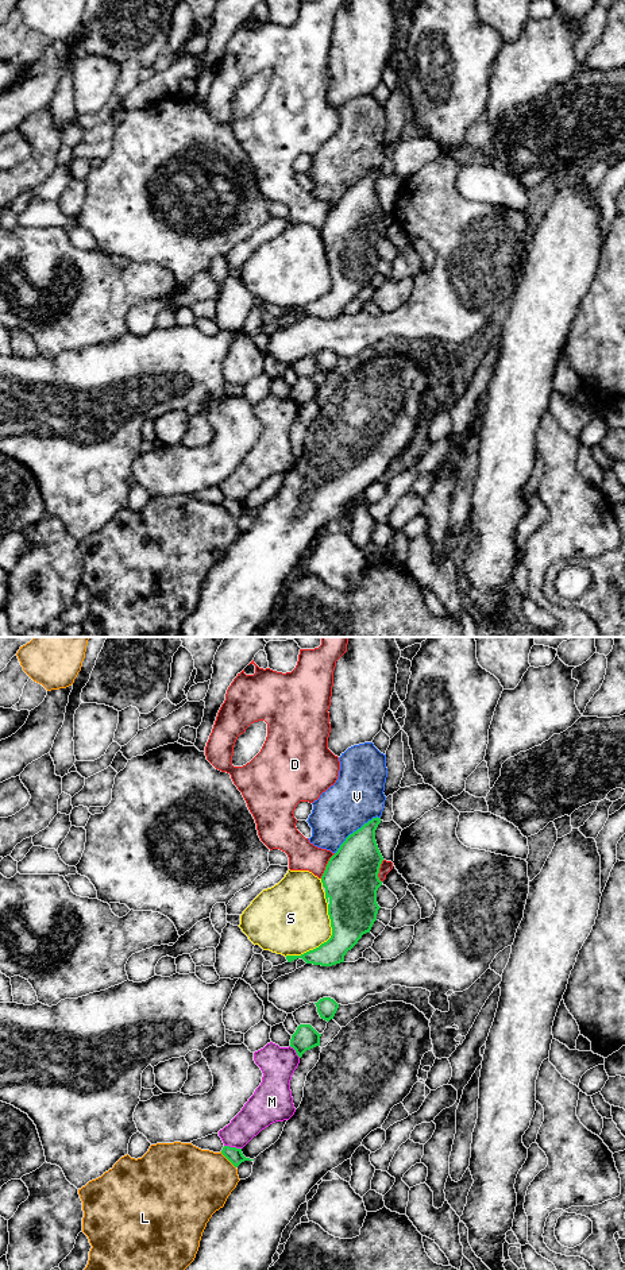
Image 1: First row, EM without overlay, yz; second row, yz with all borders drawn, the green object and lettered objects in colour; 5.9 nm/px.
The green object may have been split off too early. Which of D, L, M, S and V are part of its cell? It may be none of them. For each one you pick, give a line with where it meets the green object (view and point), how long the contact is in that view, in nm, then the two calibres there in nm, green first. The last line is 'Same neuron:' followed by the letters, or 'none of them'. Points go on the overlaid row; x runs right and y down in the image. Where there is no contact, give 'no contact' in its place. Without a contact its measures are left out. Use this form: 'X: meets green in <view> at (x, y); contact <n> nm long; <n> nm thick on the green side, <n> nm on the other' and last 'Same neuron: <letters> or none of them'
Same neuron: none of them

